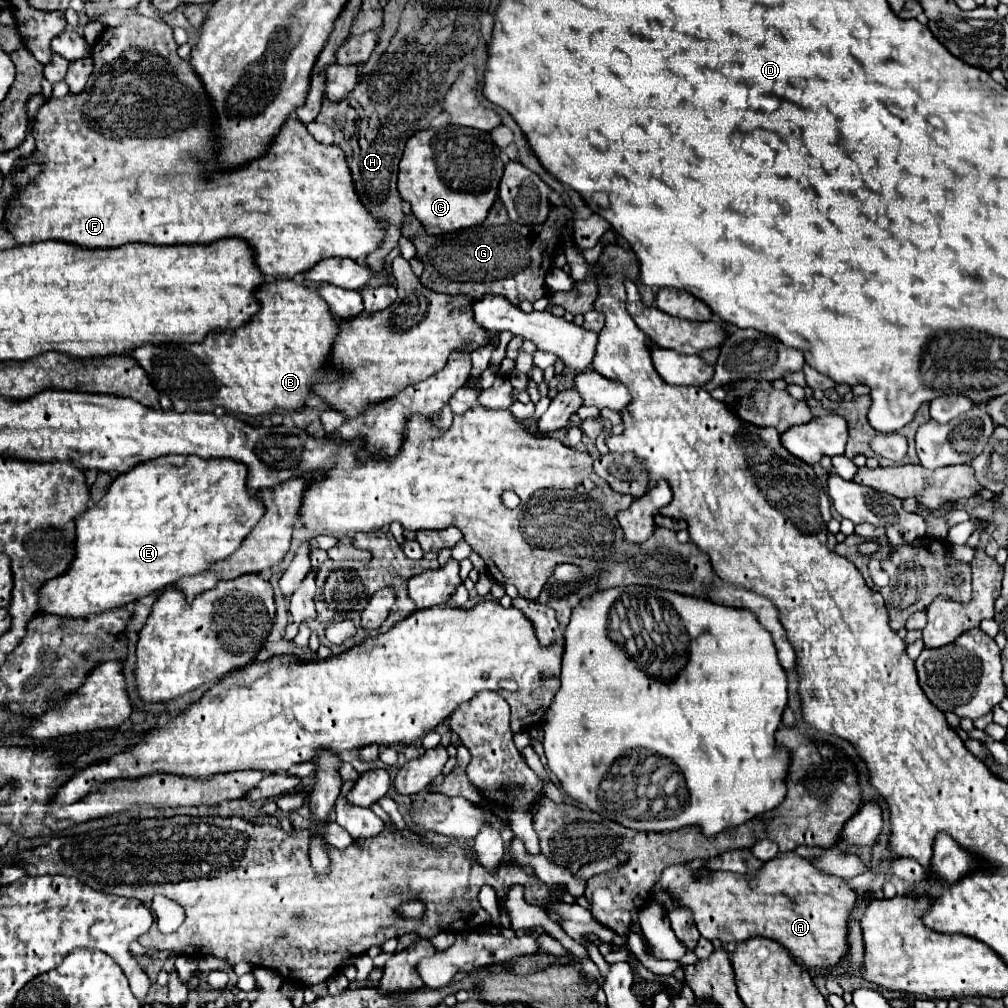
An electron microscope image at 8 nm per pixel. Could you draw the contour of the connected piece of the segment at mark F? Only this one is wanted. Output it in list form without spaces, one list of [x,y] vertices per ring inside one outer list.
[[[129,15],[125,21],[117,27],[105,27],[101,37],[93,43],[91,51],[93,59],[93,73],[87,81],[87,87],[81,95],[73,97],[67,95],[63,99],[49,99],[37,113],[37,127],[33,123],[33,139],[35,139],[35,151],[25,157],[27,163],[37,161],[43,165],[43,171],[25,187],[17,189],[17,193],[7,201],[5,205],[5,229],[11,233],[17,241],[17,245],[27,243],[39,243],[45,239],[65,241],[71,245],[81,245],[87,249],[105,249],[105,247],[121,247],[125,243],[147,243],[157,245],[190,244],[190,243],[213,243],[223,237],[241,237],[249,241],[249,245],[255,251],[255,263],[261,269],[261,273],[269,279],[293,279],[311,267],[315,267],[319,261],[329,257],[349,257],[353,261],[363,261],[369,253],[373,253],[385,239],[385,229],[389,227],[387,221],[381,221],[379,217],[373,217],[365,205],[361,203],[353,177],[349,171],[347,157],[341,147],[337,145],[323,145],[315,141],[315,137],[305,129],[305,125],[299,119],[287,119],[281,127],[279,135],[275,137],[273,147],[263,157],[251,161],[249,165],[235,169],[235,171],[223,171],[215,173],[213,177],[205,177],[201,165],[197,165],[199,159],[213,157],[213,109],[211,101],[199,81],[199,77],[193,73],[187,61],[181,61],[177,55],[177,43],[173,39],[173,31],[167,23],[149,19],[143,15]]]

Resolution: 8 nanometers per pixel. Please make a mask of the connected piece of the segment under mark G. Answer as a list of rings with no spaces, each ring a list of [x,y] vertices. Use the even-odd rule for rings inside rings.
[[[497,201],[493,205],[493,209],[489,211],[487,219],[477,225],[477,227],[469,227],[451,235],[439,235],[439,237],[431,237],[425,233],[425,229],[421,227],[421,223],[417,221],[417,217],[413,217],[411,213],[405,219],[403,225],[403,237],[407,237],[415,249],[417,249],[417,259],[421,259],[425,263],[425,271],[421,275],[421,283],[429,285],[431,291],[437,293],[449,293],[449,295],[471,295],[475,299],[481,299],[483,295],[503,295],[507,301],[511,301],[513,305],[519,305],[521,301],[529,301],[535,303],[537,299],[545,297],[545,275],[551,269],[551,255],[555,255],[555,251],[561,245],[561,231],[565,225],[573,223],[573,211],[567,207],[551,207],[549,219],[543,225],[519,225],[515,221],[511,221],[507,217],[507,211],[503,207],[501,201]]]

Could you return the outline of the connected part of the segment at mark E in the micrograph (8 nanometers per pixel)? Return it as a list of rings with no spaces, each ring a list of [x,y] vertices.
[[[165,455],[145,461],[117,475],[103,499],[77,519],[77,559],[73,559],[69,573],[41,587],[39,611],[85,617],[159,593],[181,577],[203,573],[211,563],[229,557],[263,517],[263,511],[263,499],[247,489],[247,467],[239,461],[201,459],[195,455]]]

